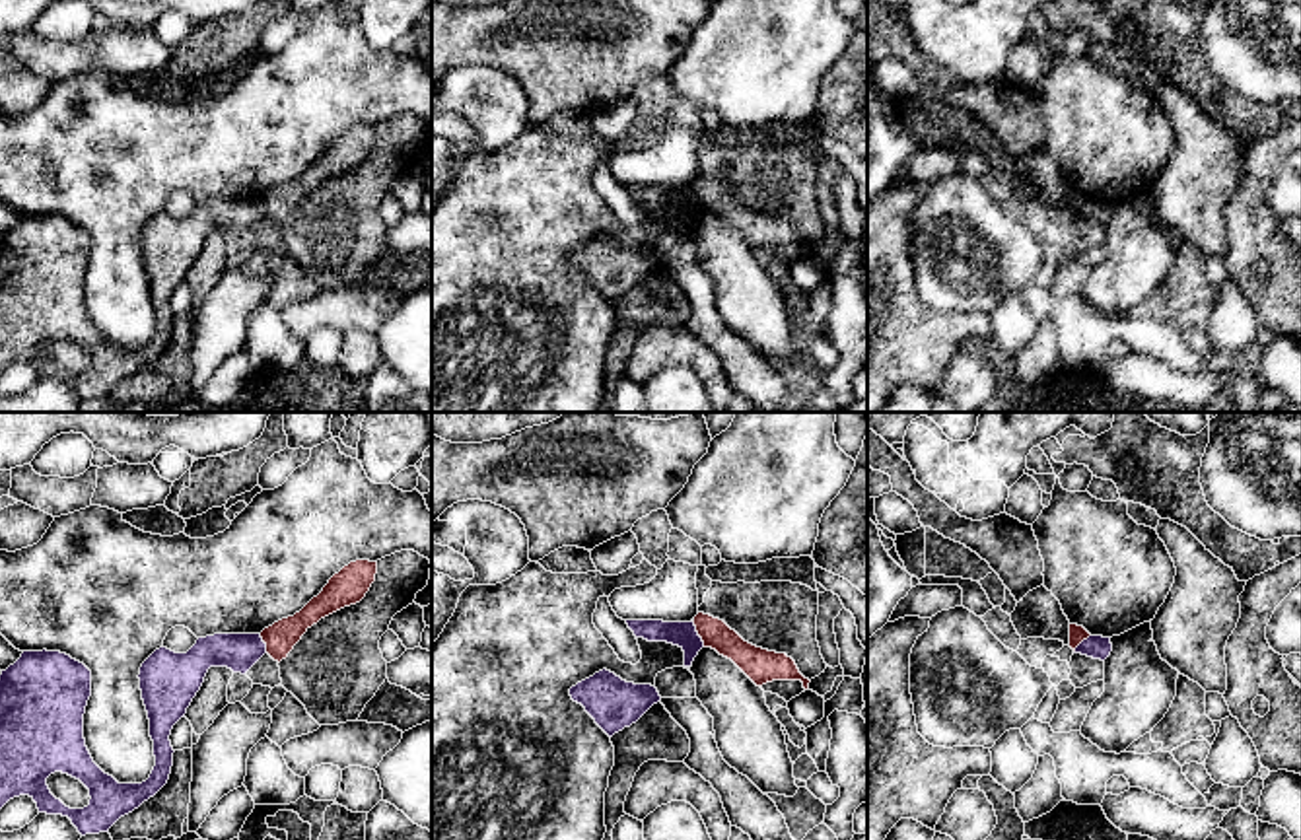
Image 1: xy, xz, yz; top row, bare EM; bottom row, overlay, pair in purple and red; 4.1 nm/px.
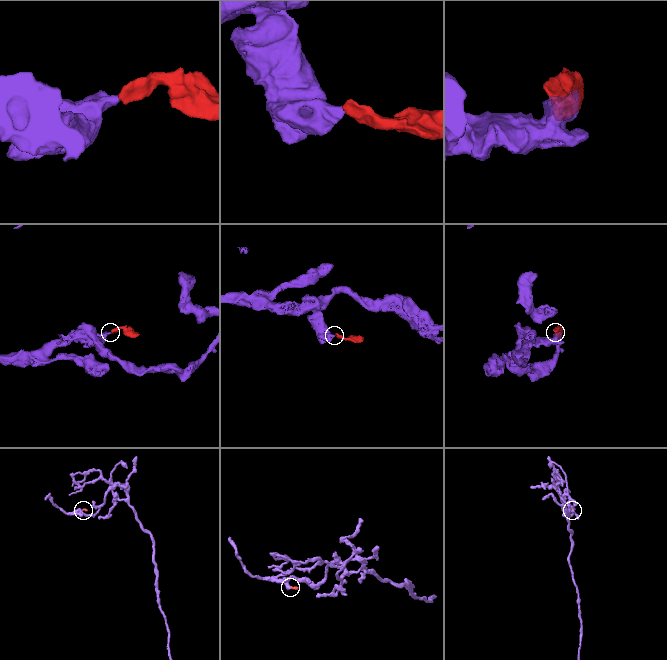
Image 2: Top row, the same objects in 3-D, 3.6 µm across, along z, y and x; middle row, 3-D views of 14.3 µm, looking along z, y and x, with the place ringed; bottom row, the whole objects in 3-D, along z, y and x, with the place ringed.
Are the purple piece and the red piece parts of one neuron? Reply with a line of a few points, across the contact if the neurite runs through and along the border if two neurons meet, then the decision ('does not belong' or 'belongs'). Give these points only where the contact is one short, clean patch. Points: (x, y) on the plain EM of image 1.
line xz (691, 185), (704, 210); does not belong

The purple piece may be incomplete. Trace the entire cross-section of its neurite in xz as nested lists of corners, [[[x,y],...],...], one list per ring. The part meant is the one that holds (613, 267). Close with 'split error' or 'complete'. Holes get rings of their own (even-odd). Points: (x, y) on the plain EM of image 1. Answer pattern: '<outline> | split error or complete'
[[[607,233],[572,251],[570,261],[609,301],[636,288],[661,264],[655,251],[626,247]]] | complete

